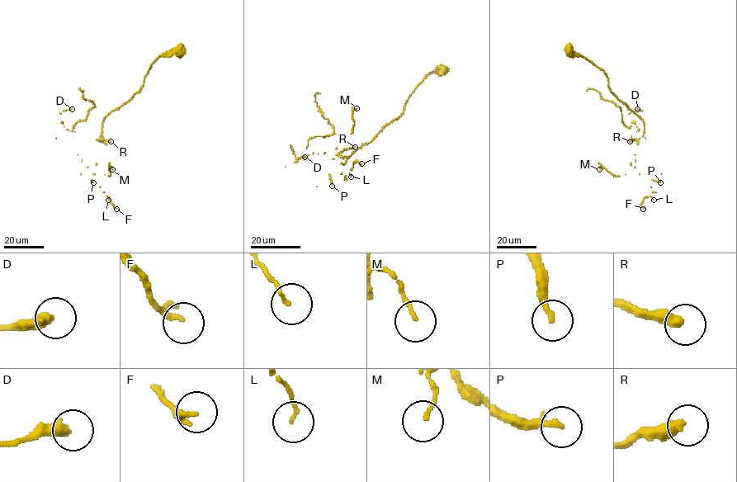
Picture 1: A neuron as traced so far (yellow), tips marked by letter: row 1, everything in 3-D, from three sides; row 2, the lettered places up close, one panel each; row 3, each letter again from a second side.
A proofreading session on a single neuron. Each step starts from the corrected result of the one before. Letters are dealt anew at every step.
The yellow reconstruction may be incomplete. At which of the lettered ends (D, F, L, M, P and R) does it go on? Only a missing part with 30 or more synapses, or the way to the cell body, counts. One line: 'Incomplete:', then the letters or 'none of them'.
Incomplete: R

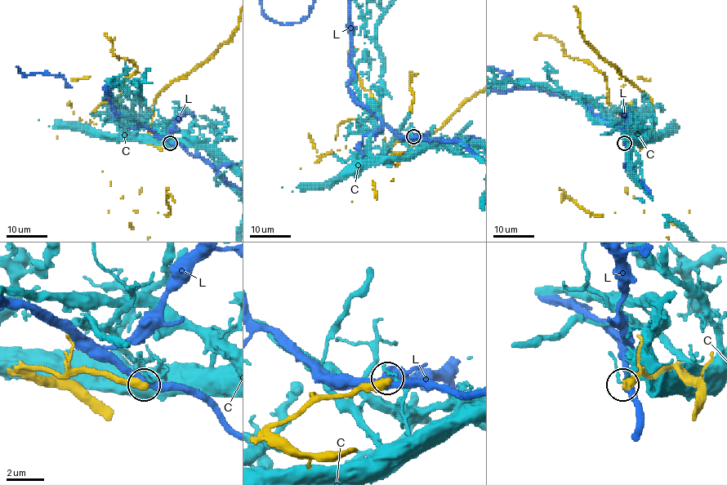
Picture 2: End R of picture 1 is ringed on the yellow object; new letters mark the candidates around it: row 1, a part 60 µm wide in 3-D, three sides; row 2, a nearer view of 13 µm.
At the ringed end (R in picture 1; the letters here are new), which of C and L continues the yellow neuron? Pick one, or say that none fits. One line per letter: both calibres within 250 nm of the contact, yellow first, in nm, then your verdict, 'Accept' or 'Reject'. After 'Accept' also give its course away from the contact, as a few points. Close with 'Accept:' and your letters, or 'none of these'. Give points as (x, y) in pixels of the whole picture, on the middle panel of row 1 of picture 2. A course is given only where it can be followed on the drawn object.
C: Thickness 400 nm (yellow) against 120 nm. Reject
L: Thickness 480 nm (yellow) against 340 nm. Reject
Accept: none of these

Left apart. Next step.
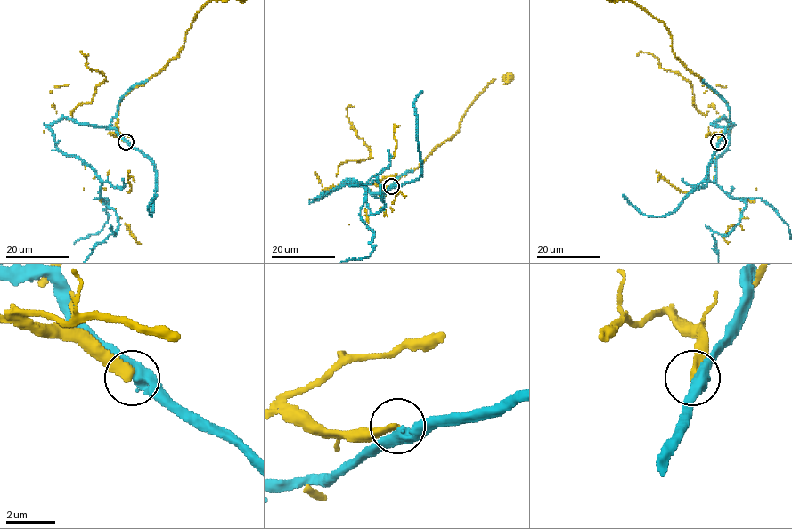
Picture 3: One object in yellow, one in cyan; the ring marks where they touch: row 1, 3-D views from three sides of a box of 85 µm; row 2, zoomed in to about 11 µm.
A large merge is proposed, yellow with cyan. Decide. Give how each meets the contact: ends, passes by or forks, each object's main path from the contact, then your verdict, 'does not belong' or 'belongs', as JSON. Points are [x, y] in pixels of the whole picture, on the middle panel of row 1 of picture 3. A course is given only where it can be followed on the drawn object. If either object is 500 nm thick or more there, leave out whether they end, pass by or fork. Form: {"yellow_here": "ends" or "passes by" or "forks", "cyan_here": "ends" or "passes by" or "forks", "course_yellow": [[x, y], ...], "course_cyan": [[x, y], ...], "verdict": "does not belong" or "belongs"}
{"yellow_here": "ends", "cyan_here": "passes by", "course_yellow": [[391, 185], [379, 193], [383, 197], [402, 175], [451, 139], [475, 99], [493, 79], [509, 78]], "course_cyan": [[391, 186], [371, 193], [345, 180], [315, 198], [366, 183], [375, 215], [384, 201], [375, 180], [335, 193]], "verdict": "does not belong"}

